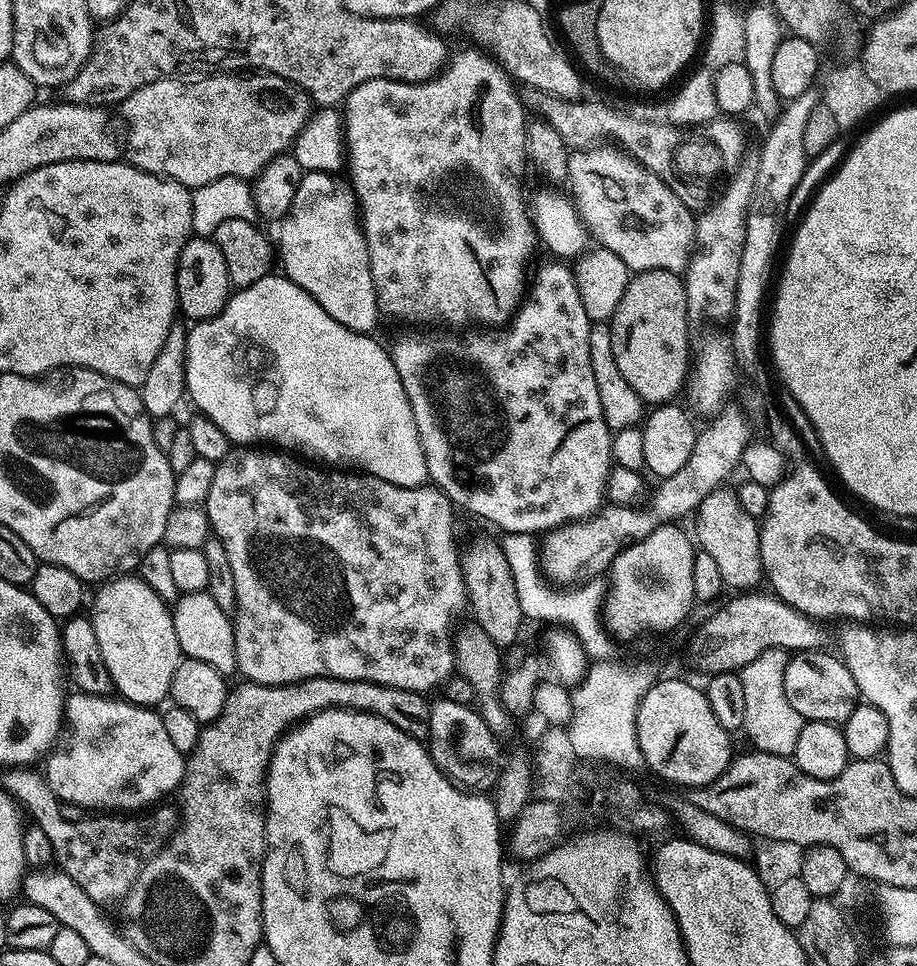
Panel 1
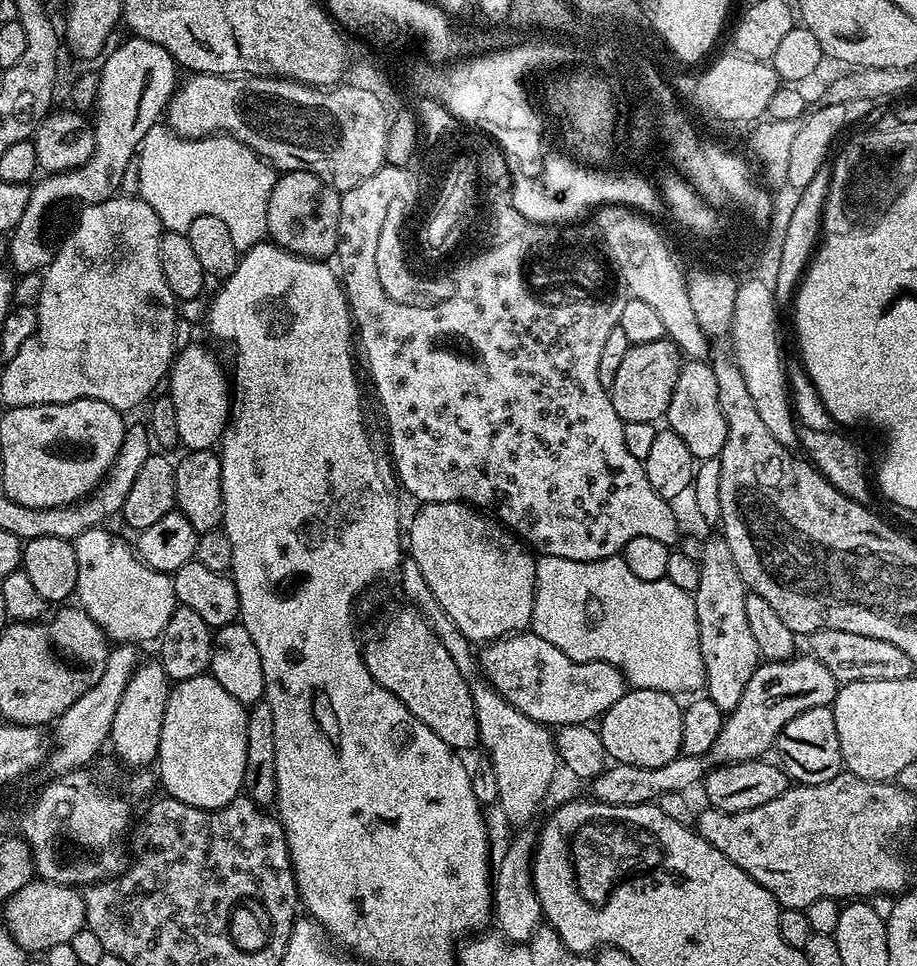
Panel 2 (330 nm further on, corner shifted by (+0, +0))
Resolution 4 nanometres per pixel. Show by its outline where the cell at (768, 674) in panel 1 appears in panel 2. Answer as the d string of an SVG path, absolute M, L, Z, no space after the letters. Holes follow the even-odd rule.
M620 554L590 562L541 555L536 562L536 593L530 631L558 646L558 650L574 662L610 662L632 688L696 694L705 687L693 593L681 590L666 578L642 582L642 578L630 574L630 566L626 566Z

